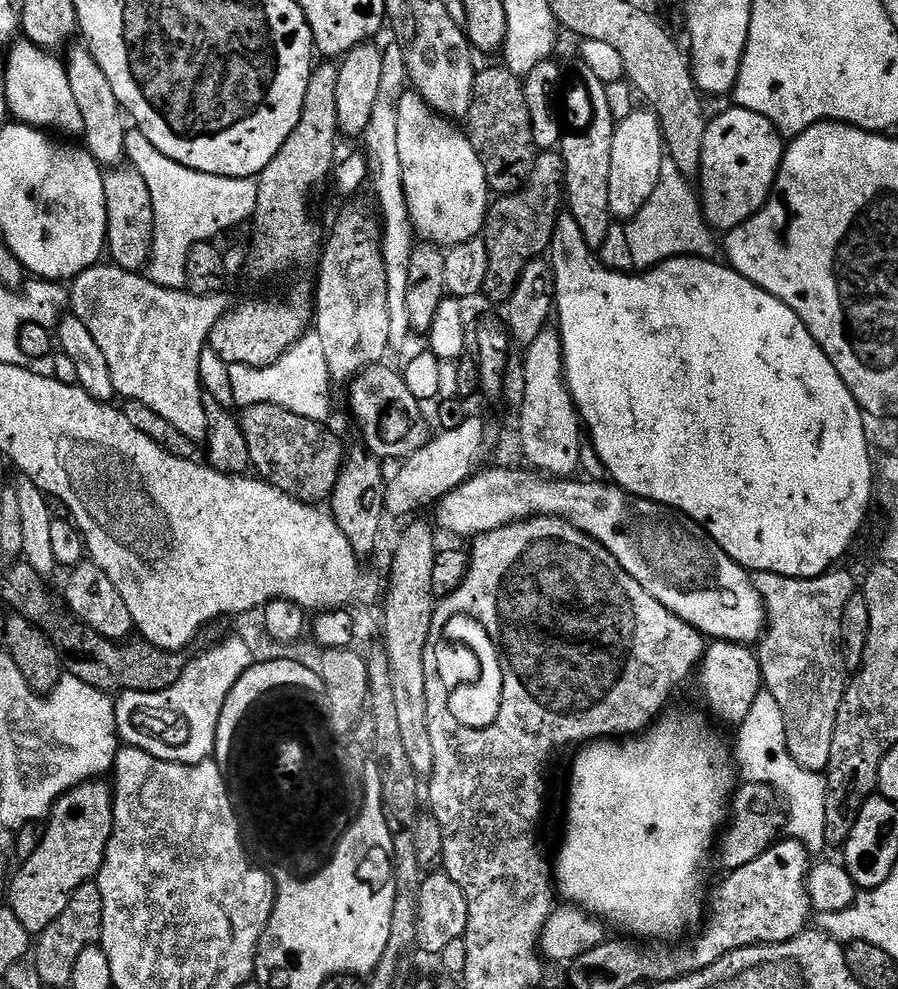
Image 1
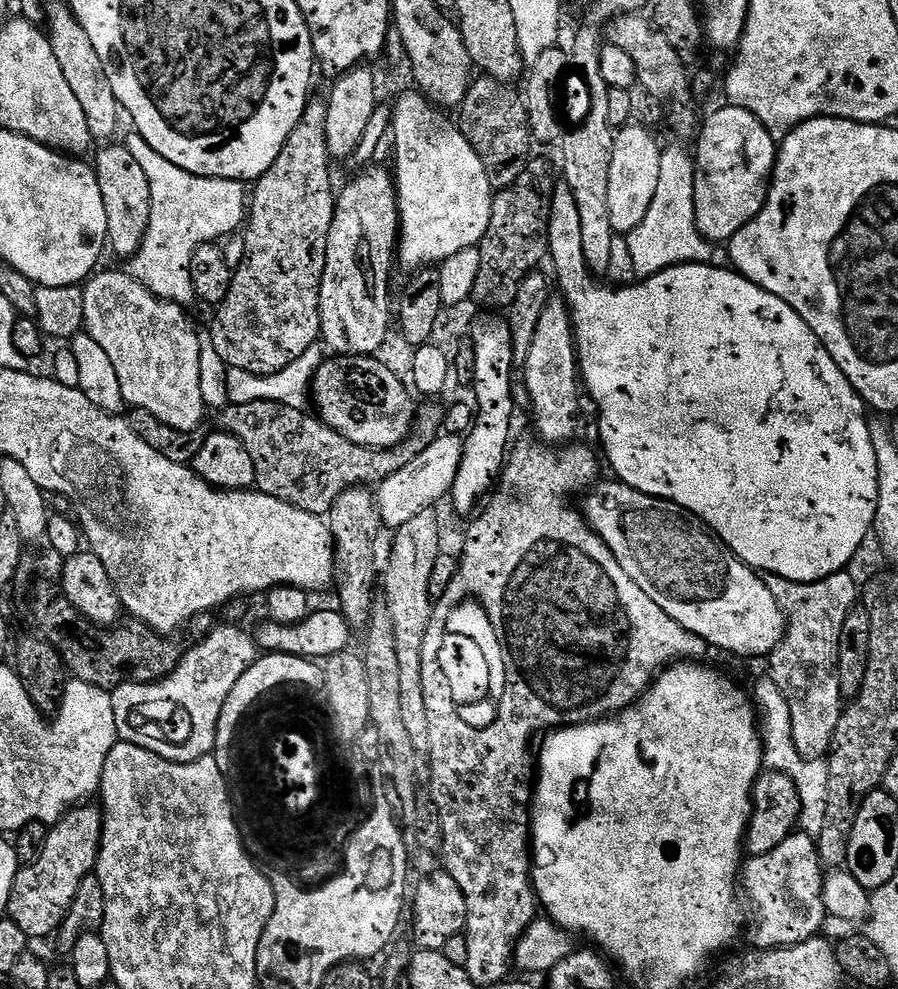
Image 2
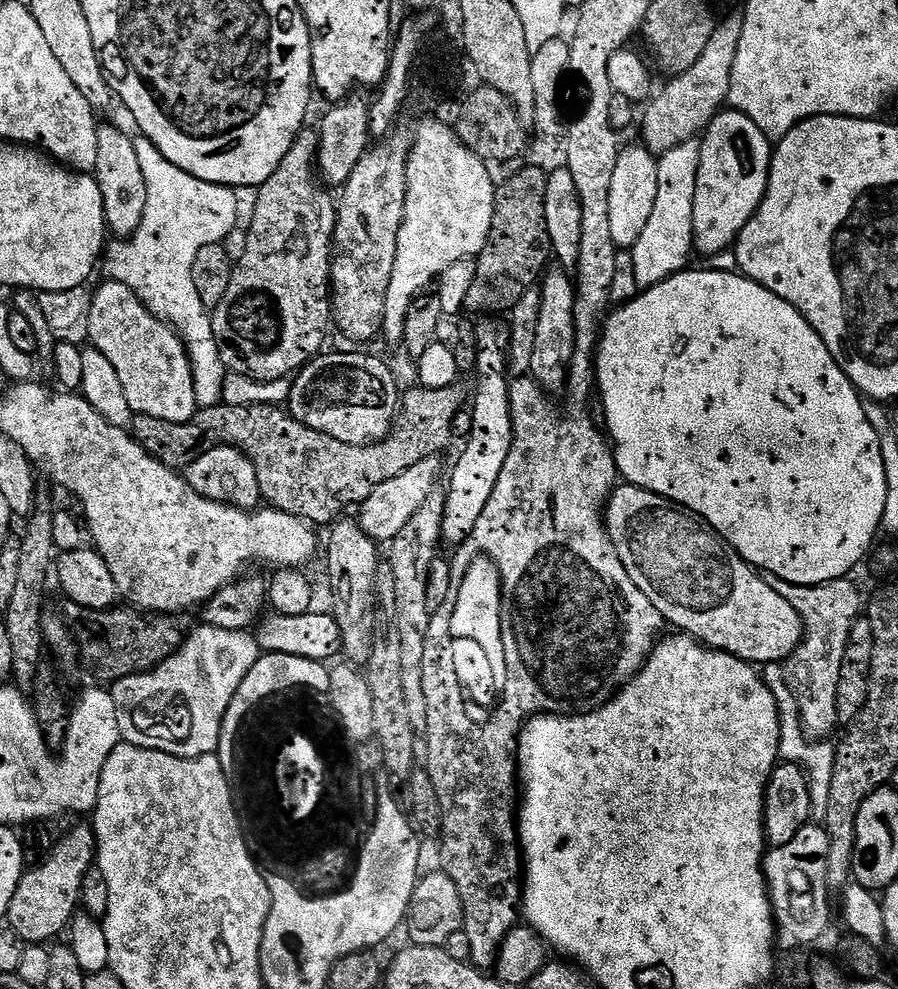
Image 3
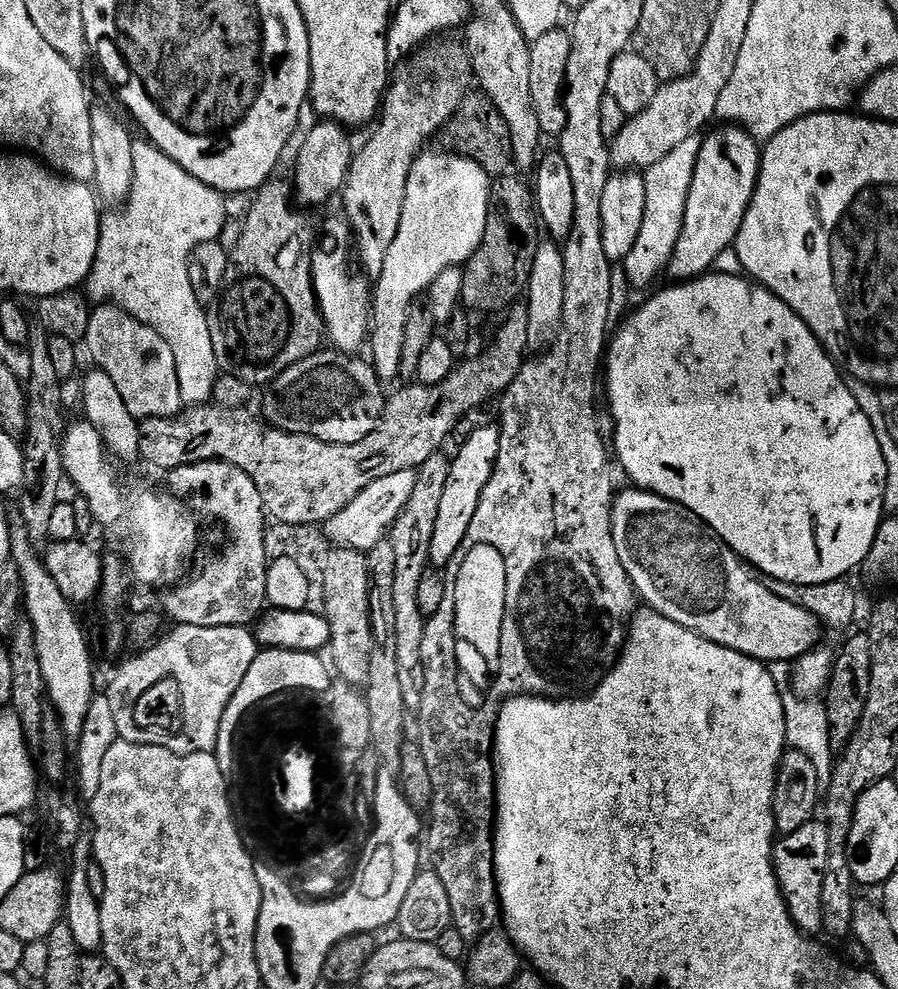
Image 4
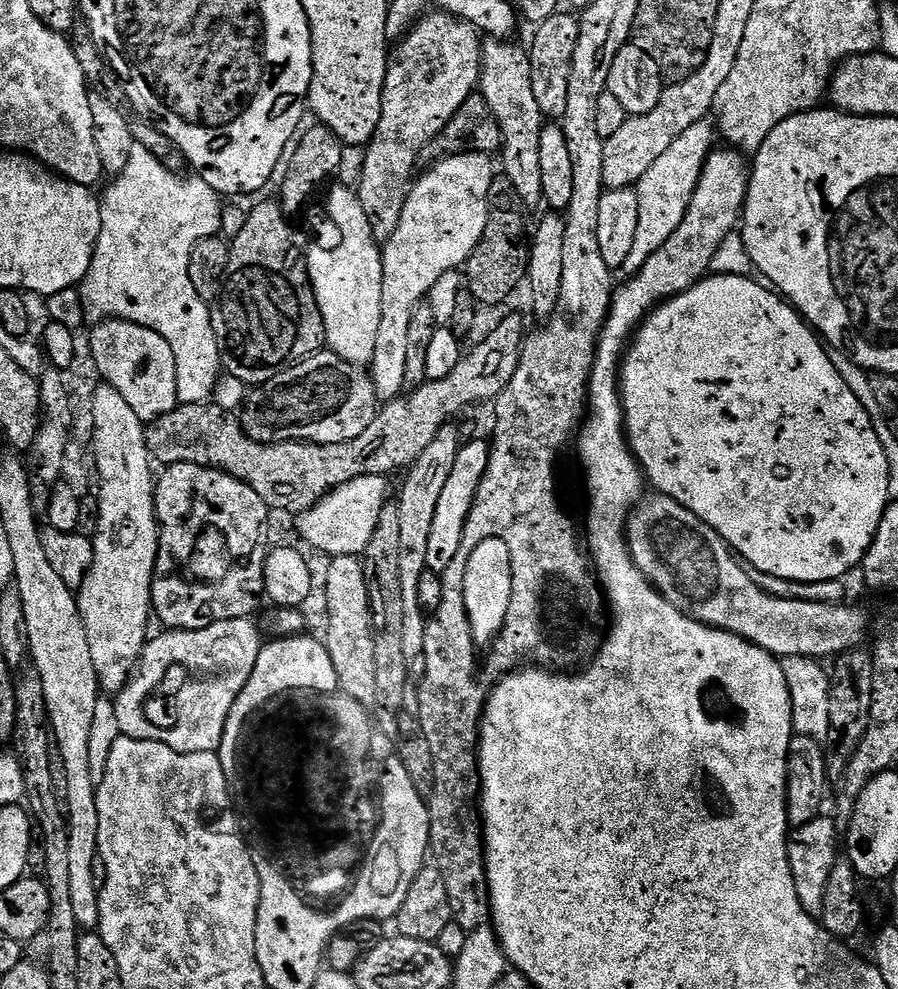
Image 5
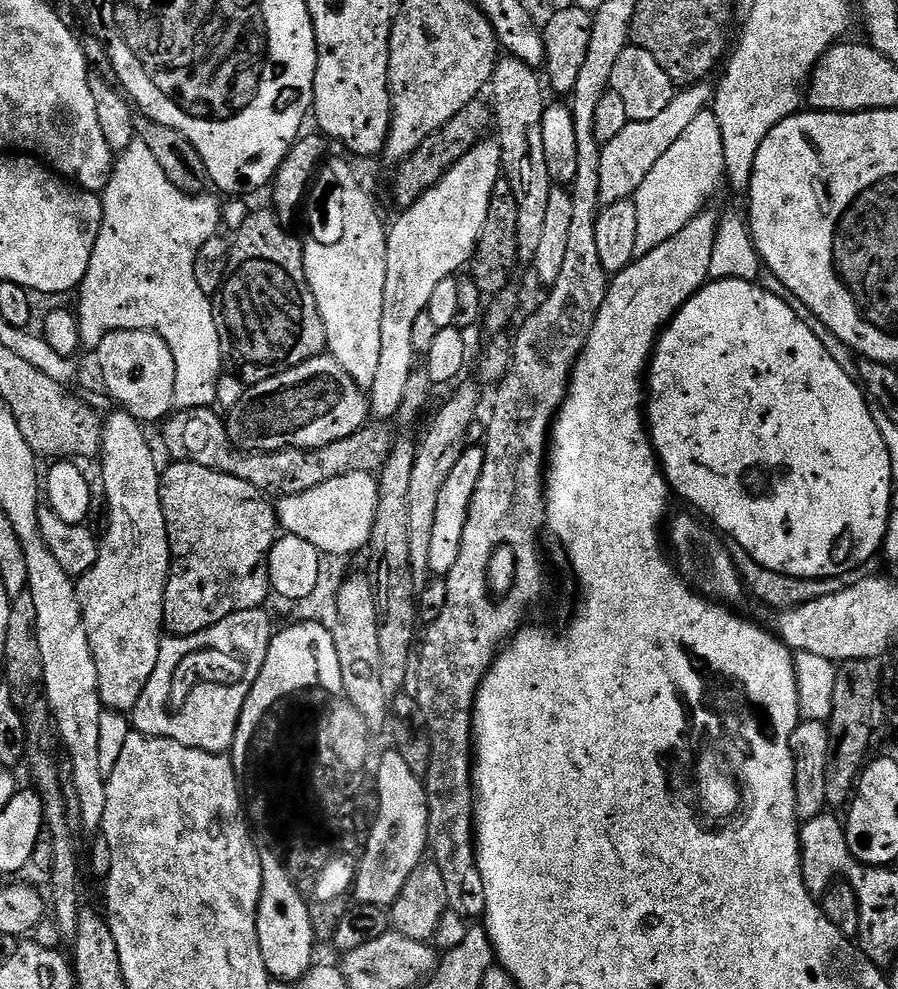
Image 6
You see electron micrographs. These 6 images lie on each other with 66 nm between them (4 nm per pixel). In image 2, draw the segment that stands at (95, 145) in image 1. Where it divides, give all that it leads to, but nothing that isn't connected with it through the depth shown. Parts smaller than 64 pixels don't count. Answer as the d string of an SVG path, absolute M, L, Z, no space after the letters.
M67 3L52 4L49 8L47 5L46 20L47 16L46 35L54 50L54 58L58 58L58 66L62 66L62 74L66 74L66 82L70 85L70 90L74 90L79 104L82 105L93 141L111 141L115 137L112 135L120 128L122 109L110 86L110 78L106 78L106 66L102 66L102 58L98 58L98 50L94 50L86 30L82 30L82 26L76 21L76 16Z

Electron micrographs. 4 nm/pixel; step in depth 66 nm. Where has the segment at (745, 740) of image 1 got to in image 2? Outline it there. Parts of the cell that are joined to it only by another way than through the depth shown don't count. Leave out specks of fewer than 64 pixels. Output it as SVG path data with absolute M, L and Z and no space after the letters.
M764 674L764 677L757 682L754 704L762 717L764 763L771 771L781 772L792 779L794 786L798 788L802 804L799 827L808 836L818 837L826 826L828 765L823 759L806 760L802 754L798 754L790 726L790 706L786 702L786 698L782 698L782 690L778 690L778 686L772 681L771 675Z

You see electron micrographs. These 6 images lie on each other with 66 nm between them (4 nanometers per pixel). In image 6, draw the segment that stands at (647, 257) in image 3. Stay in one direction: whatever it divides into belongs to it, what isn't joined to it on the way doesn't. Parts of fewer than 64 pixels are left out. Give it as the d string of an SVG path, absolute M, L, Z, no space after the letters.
M710 110L702 111L690 126L686 126L682 138L654 162L654 170L646 174L642 186L638 186L634 203L638 210L637 257L650 254L662 242L674 238L698 213L705 211L708 199L722 184L724 155L722 154L722 130L718 130L718 118Z

